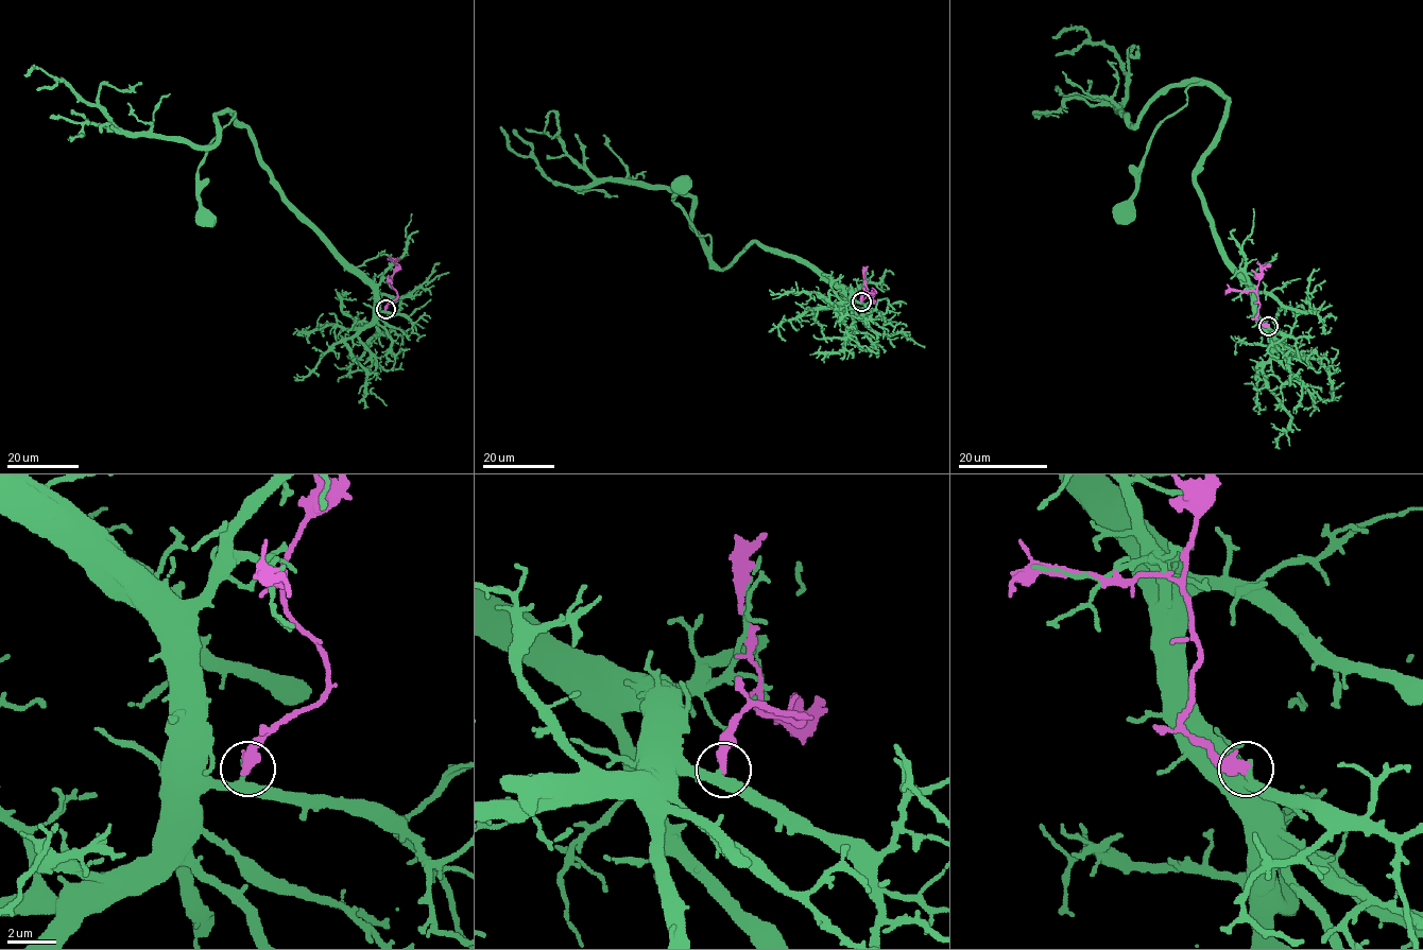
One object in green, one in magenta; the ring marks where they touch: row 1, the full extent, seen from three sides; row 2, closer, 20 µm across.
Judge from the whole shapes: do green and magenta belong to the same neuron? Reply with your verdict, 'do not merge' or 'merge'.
do not merge

